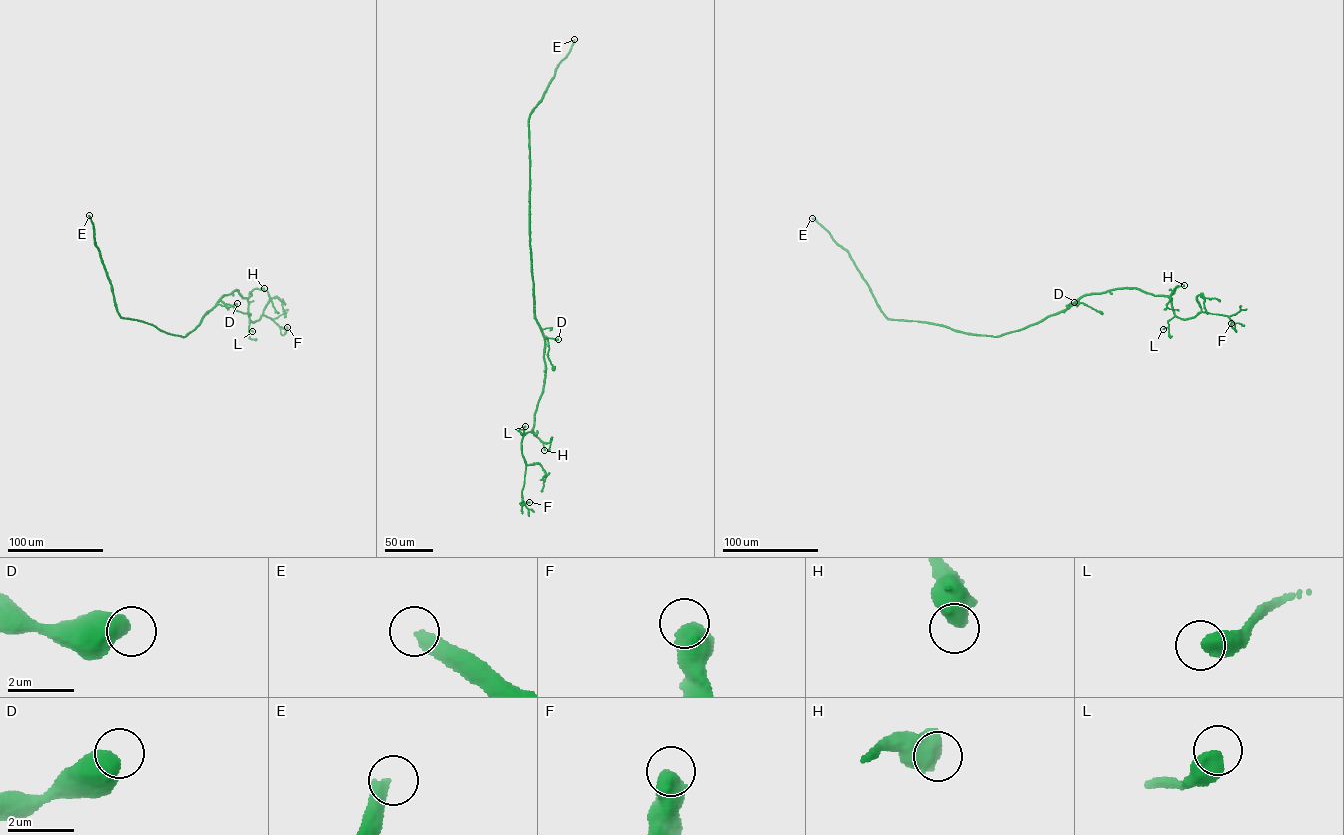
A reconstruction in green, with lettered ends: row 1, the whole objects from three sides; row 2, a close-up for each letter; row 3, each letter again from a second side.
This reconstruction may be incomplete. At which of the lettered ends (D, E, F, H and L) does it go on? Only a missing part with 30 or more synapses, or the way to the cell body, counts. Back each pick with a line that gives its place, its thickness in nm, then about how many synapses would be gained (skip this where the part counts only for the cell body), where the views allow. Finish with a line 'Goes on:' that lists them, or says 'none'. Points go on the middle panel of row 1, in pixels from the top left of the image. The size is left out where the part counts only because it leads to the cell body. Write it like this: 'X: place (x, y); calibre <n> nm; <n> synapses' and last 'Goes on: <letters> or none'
E: place (574, 39); calibre 400 nm; 4000 synapses
Goes on: E

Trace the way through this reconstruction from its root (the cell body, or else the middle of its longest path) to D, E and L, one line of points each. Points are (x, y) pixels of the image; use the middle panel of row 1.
D: (532, 272), (535, 319), (545, 337), (558, 339)
E: (532, 272), (528, 120), (574, 39)
L: (532, 272), (535, 318), (544, 341), (545, 370), (533, 428), (523, 435), (524, 429), (521, 429), (525, 426)

